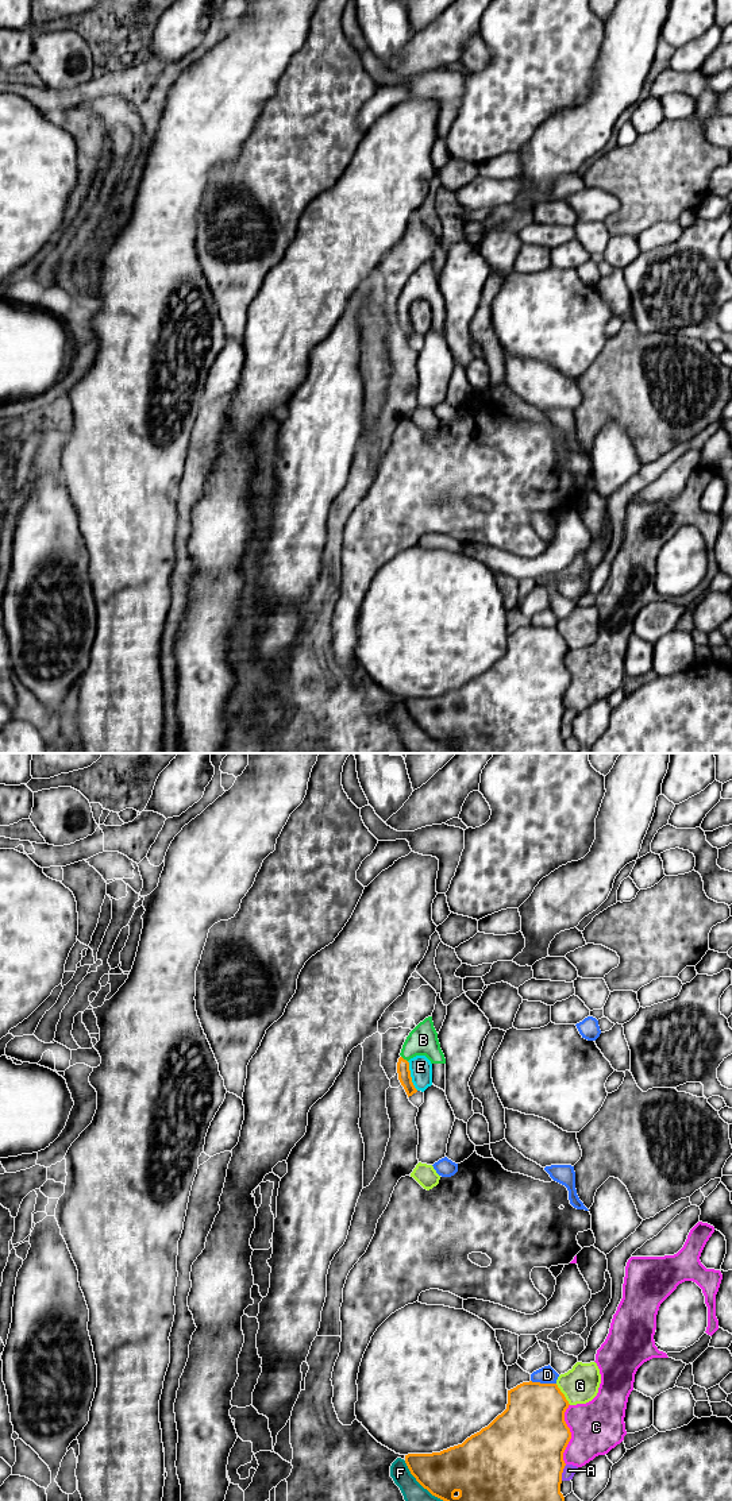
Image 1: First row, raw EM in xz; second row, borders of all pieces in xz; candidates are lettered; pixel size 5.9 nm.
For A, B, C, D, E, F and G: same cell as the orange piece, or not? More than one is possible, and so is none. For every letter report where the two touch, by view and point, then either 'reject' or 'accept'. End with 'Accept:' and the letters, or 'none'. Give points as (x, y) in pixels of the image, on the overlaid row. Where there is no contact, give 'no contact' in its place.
A: contact xz (562, 1471); reject
B: contact xz (403, 1058); accept
C: contact xz (570, 1434); reject
D: contact xz (543, 1384); reject
E: contact xz (409, 1076); reject
F: contact xz (420, 1484); reject
G: contact xz (563, 1395); reject
Accept: B

